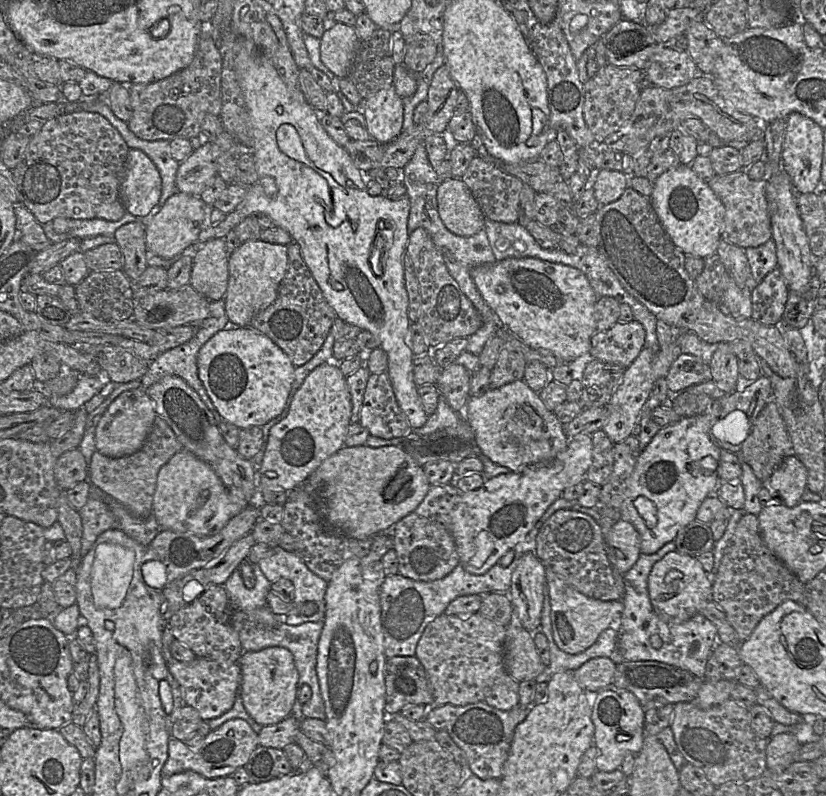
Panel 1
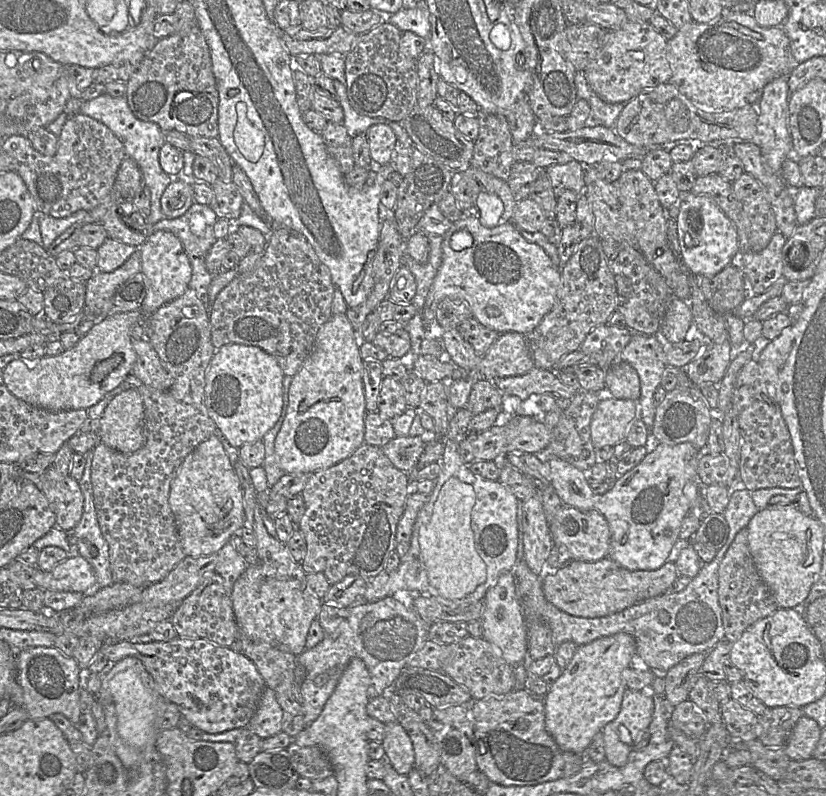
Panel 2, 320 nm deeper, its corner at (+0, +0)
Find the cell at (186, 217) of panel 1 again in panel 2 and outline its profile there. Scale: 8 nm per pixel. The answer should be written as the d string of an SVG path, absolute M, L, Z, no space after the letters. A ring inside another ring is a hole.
M159 230L148 235L138 248L141 253L141 272L145 276L146 297L141 305L143 316L151 317L161 306L180 297L189 288L192 267L182 242L173 233Z

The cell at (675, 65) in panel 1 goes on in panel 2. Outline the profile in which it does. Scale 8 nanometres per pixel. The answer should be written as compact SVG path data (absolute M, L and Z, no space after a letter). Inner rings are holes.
M632 22L609 32L609 40L583 70L590 88L607 103L627 103L641 92L670 82L668 41L648 22Z

